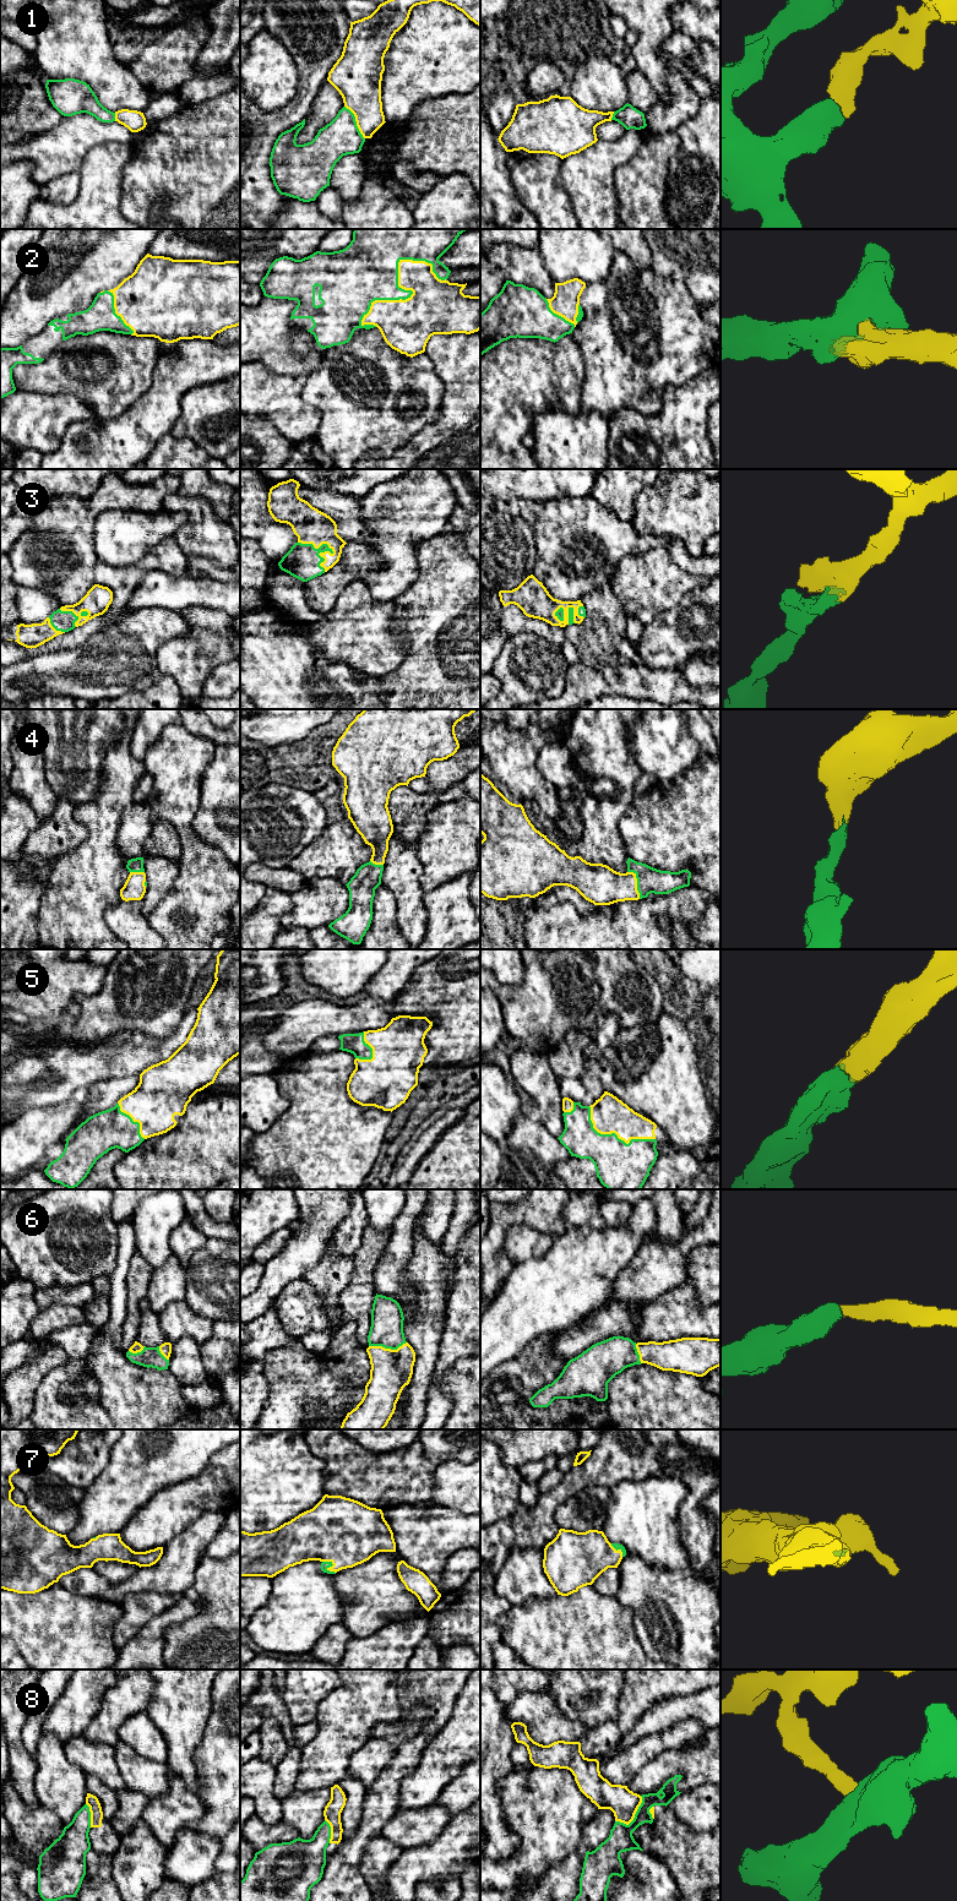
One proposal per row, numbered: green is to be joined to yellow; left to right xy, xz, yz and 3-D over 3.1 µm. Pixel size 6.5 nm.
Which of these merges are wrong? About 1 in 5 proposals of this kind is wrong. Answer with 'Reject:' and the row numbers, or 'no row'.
Reject: 1, 8

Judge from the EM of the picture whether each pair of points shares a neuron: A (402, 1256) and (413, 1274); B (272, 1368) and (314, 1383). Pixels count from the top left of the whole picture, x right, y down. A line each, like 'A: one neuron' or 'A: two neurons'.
A: two neurons
B: one neuron

